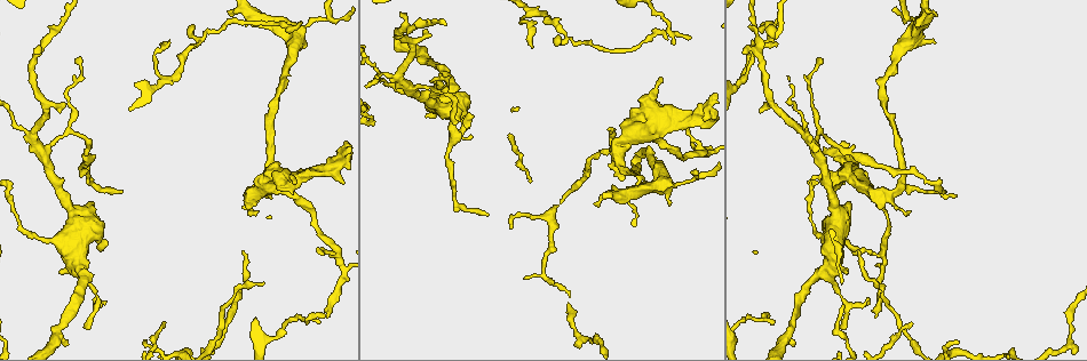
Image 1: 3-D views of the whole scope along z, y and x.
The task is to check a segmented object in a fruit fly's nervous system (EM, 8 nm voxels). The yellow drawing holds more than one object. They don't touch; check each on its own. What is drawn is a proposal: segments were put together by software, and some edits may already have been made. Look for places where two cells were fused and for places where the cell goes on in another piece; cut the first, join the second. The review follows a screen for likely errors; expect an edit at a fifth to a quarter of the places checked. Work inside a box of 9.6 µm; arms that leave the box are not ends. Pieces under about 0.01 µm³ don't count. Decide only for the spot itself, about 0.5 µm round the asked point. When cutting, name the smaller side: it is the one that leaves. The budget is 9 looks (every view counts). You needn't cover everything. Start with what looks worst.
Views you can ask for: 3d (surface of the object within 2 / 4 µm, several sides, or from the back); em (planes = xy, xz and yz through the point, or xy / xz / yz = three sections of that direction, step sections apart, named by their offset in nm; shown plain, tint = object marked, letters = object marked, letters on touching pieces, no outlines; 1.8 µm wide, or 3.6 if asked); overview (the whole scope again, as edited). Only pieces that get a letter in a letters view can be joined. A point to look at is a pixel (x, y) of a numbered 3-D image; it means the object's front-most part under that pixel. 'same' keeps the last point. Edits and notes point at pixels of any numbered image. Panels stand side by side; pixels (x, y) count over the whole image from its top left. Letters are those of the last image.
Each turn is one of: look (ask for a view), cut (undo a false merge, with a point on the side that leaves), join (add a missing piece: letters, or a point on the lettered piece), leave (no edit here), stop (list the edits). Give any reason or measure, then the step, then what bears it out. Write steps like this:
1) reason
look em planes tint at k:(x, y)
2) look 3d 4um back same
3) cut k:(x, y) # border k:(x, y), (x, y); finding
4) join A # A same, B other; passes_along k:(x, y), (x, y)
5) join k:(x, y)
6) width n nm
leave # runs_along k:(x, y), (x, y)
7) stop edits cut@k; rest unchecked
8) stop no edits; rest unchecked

stops while still wide
look em xy step 8 tint at 1:(294, 182)

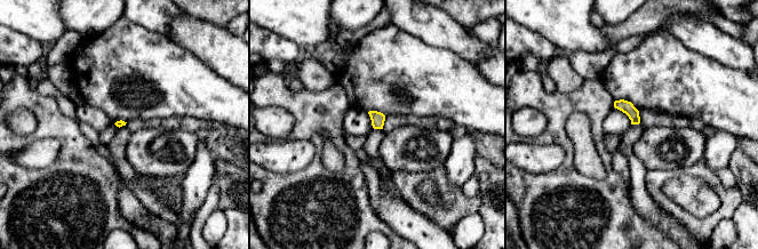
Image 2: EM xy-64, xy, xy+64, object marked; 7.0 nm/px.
cut it another way
look em planes letters same

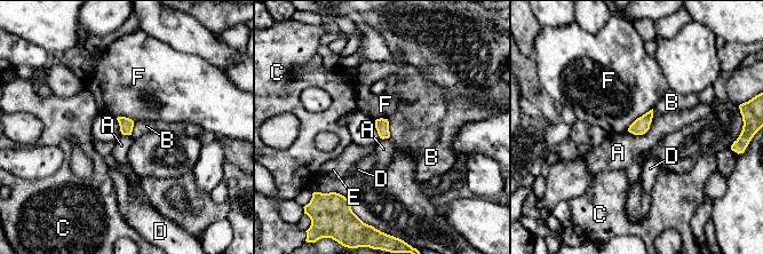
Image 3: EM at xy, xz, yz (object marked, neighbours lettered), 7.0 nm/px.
leave # A other, B other, C other, D other, E other, F other; border 3:(387, 119), (389, 137); no lettered piece goes on from it

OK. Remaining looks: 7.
branch stops here
look 3d 2um at 1:(874, 318)

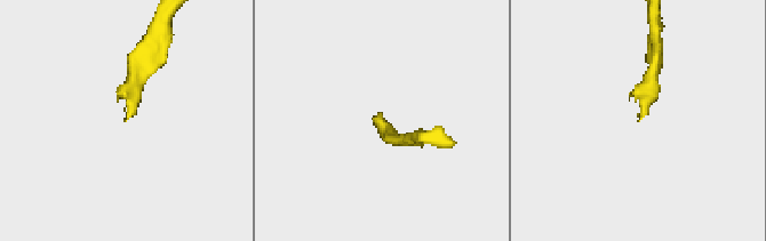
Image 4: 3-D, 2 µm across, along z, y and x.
shape alone is not enough
look em yz step 8 letters at 4:(125, 119)

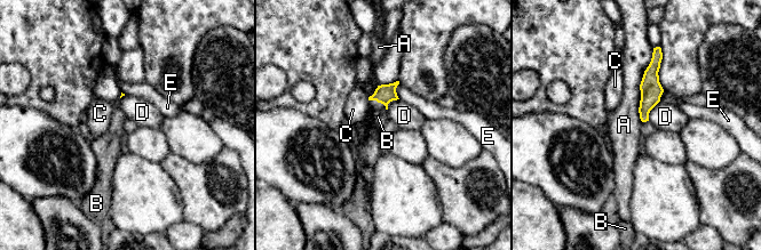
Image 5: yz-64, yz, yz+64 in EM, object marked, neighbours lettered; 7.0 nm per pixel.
cut it another way
look em planes letters same

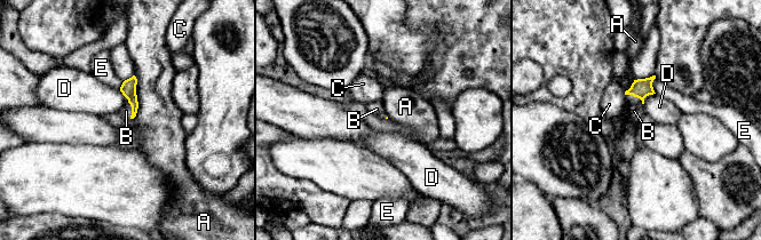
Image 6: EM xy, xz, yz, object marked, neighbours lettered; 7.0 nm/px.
join B # A other, B same, C other, D other, E other; passes_along 6:(128, 88), (132, 108), (126, 111); the cell continues

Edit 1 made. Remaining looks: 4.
see it whole again
look overview

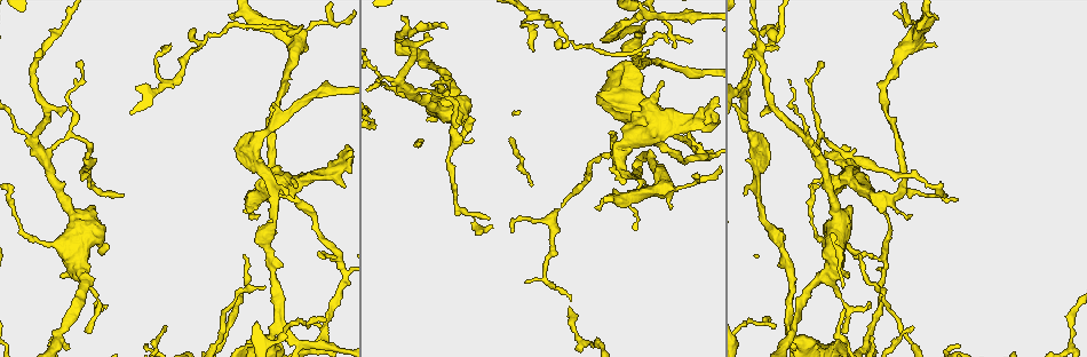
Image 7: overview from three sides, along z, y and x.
look em planes tint at 7:(532, 51)

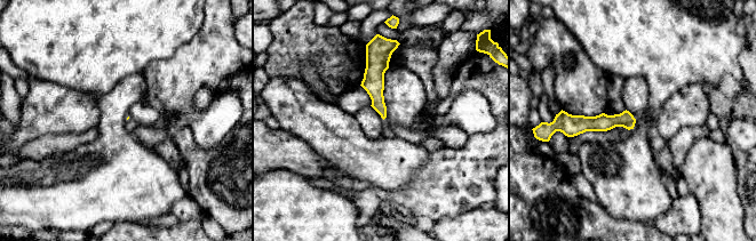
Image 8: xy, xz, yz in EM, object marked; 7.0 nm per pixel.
look em planes letters same

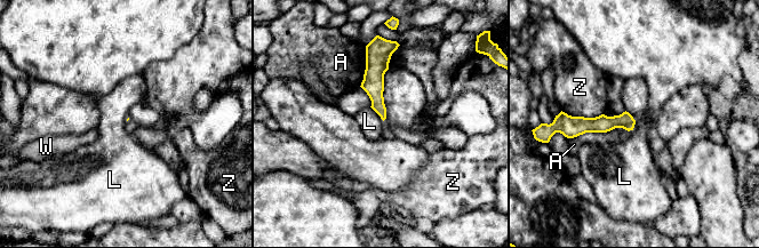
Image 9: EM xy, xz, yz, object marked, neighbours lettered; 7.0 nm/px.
leave # A other, L other, W other, Z other; runs_along 9:(375, 52), (375, 94), (383, 116); none of them fits

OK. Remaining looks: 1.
stop edits join@6; rest unchecked

